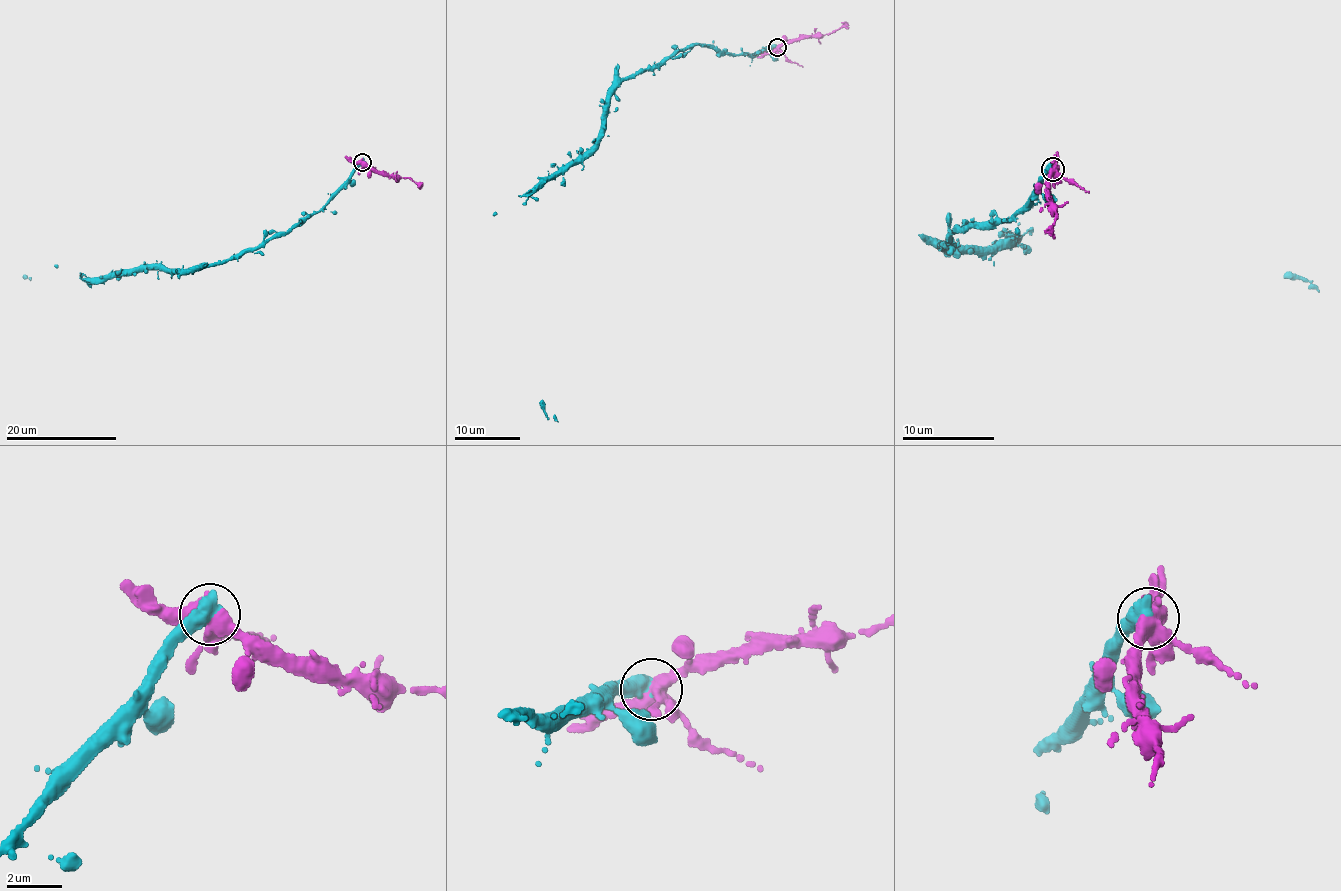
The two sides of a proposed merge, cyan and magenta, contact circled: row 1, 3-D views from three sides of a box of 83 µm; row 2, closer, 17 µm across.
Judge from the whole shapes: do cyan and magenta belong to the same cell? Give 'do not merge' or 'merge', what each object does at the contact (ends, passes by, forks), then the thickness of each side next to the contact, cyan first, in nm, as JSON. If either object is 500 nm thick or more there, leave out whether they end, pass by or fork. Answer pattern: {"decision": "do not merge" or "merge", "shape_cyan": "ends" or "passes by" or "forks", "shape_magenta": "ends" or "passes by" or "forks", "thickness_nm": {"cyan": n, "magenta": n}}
{"decision": "do not merge", "thickness_nm": {"cyan": 600, "magenta": 420}}

